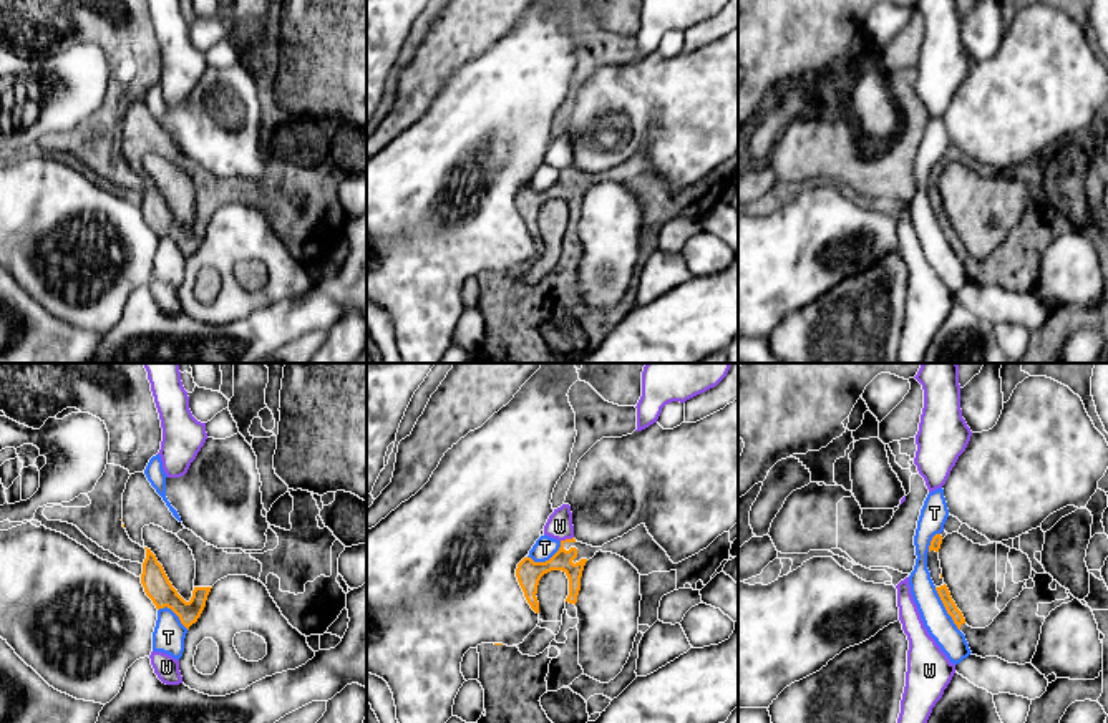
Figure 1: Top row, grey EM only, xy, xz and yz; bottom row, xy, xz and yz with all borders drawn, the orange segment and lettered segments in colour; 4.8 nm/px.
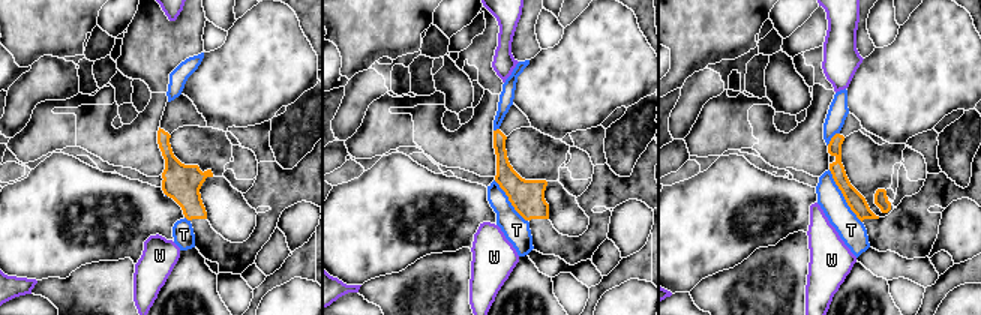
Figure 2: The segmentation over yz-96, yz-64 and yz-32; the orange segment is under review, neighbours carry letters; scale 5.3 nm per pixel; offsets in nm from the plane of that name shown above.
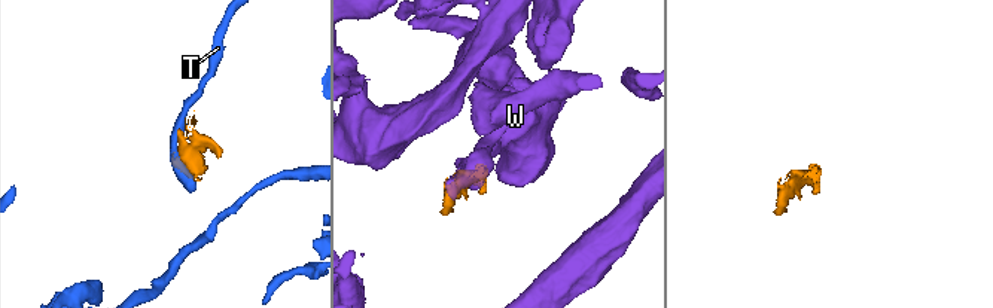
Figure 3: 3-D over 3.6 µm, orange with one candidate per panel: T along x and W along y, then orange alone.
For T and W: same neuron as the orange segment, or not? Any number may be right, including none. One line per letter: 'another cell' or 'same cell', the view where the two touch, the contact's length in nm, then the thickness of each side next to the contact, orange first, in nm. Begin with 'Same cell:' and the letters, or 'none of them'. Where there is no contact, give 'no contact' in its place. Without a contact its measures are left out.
Same cell: none of them
T: another cell | yz | 240 nm | 60/140 nm
W: another cell | xz | 70 nm | 120/130 nm

